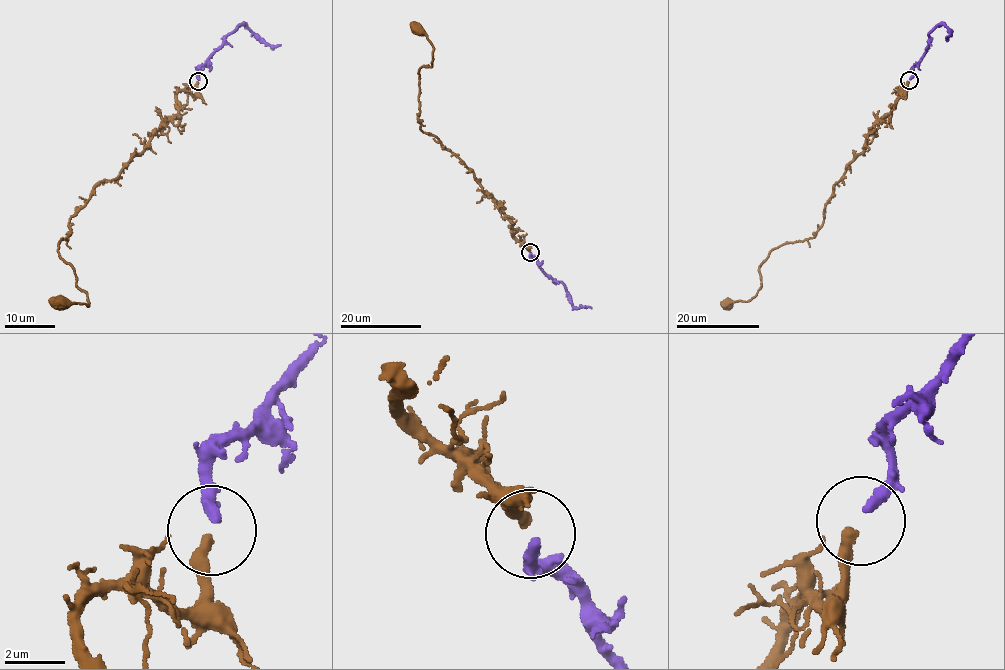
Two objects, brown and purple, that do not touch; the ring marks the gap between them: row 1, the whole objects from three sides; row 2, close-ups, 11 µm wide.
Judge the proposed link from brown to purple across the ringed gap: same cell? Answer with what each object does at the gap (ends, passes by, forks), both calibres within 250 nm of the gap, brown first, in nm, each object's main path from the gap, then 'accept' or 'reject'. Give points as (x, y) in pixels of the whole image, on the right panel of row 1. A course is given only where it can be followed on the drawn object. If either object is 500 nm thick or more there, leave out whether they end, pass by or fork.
brown ends; purple ends; calibres 380 and 360 nm; course brown (908, 82), (834, 186), (822, 225), (813, 237), (771, 251), (761, 264), (760, 288), (750, 299), (722, 304); course purple (909, 79), (928, 44), (930, 32), (944, 24), (949, 30), (947, 36); accept

